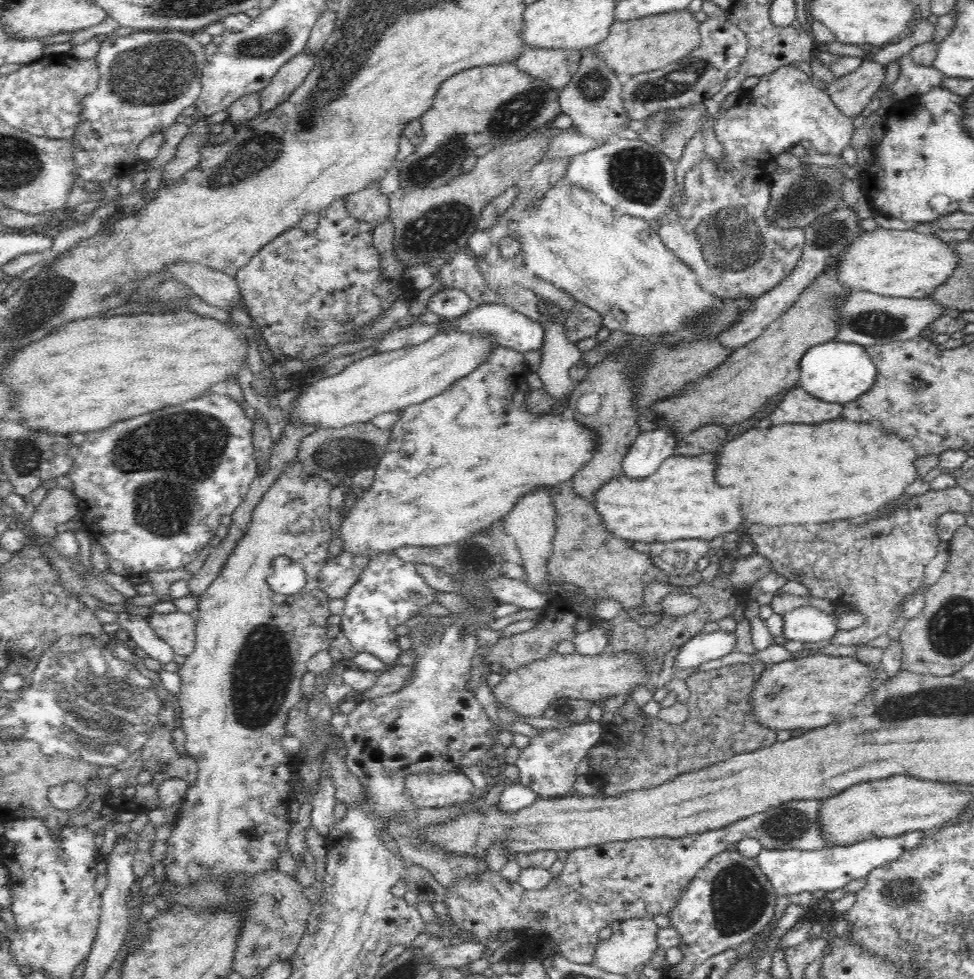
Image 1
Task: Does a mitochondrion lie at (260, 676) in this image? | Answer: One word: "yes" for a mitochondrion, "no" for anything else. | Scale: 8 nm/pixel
yes

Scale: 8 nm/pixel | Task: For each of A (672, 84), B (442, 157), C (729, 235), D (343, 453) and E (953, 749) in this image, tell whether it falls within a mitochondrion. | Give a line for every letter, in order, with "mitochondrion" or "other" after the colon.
A: mitochondrion
B: mitochondrion
C: mitochondrion
D: mitochondrion
E: other

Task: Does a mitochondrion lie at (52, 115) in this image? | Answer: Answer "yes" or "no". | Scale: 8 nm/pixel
yes

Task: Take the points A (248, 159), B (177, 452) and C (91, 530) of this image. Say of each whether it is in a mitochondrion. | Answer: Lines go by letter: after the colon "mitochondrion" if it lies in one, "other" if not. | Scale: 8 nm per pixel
A: mitochondrion
B: mitochondrion
C: other

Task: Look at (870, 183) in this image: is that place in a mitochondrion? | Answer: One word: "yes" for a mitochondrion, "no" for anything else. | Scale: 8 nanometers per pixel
no

